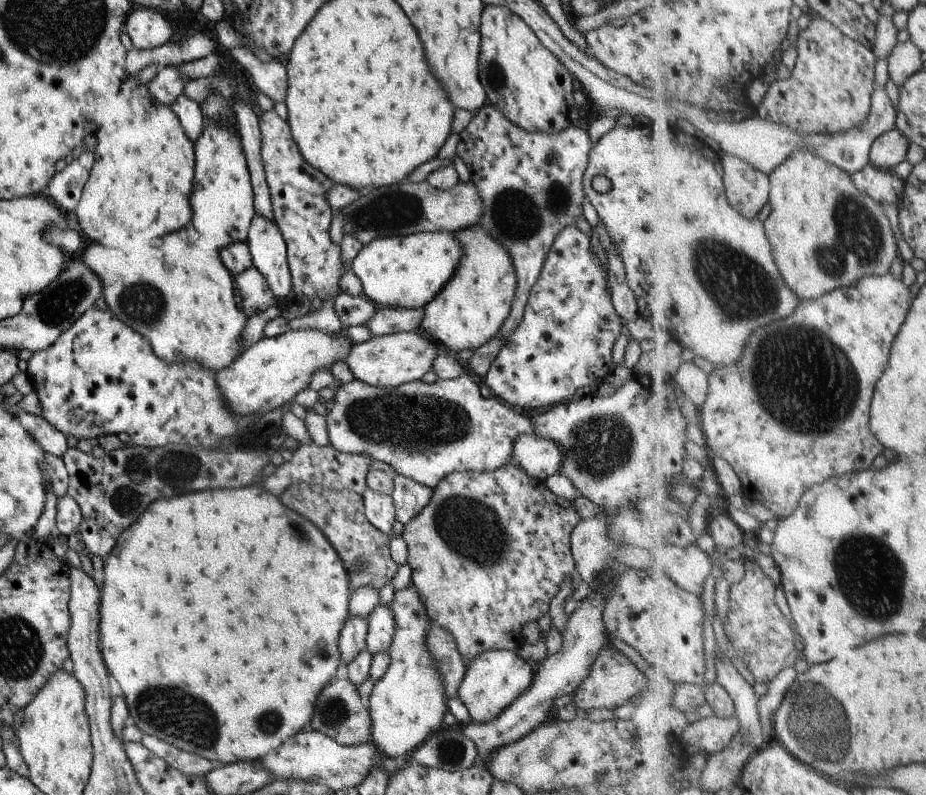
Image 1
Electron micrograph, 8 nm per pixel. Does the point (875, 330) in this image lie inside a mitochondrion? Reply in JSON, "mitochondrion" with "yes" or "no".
{"mitochondrion":"no"}

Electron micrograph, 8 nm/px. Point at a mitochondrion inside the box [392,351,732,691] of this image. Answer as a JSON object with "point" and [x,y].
{"point":[597,446]}

